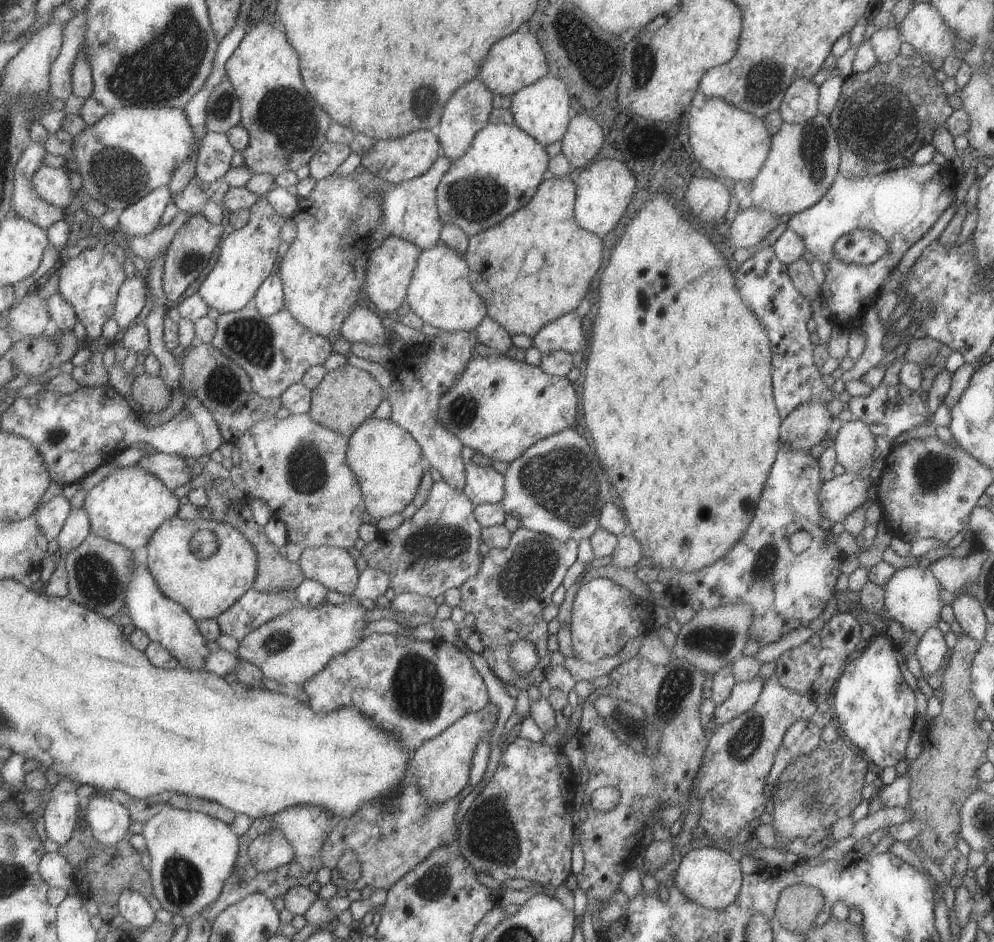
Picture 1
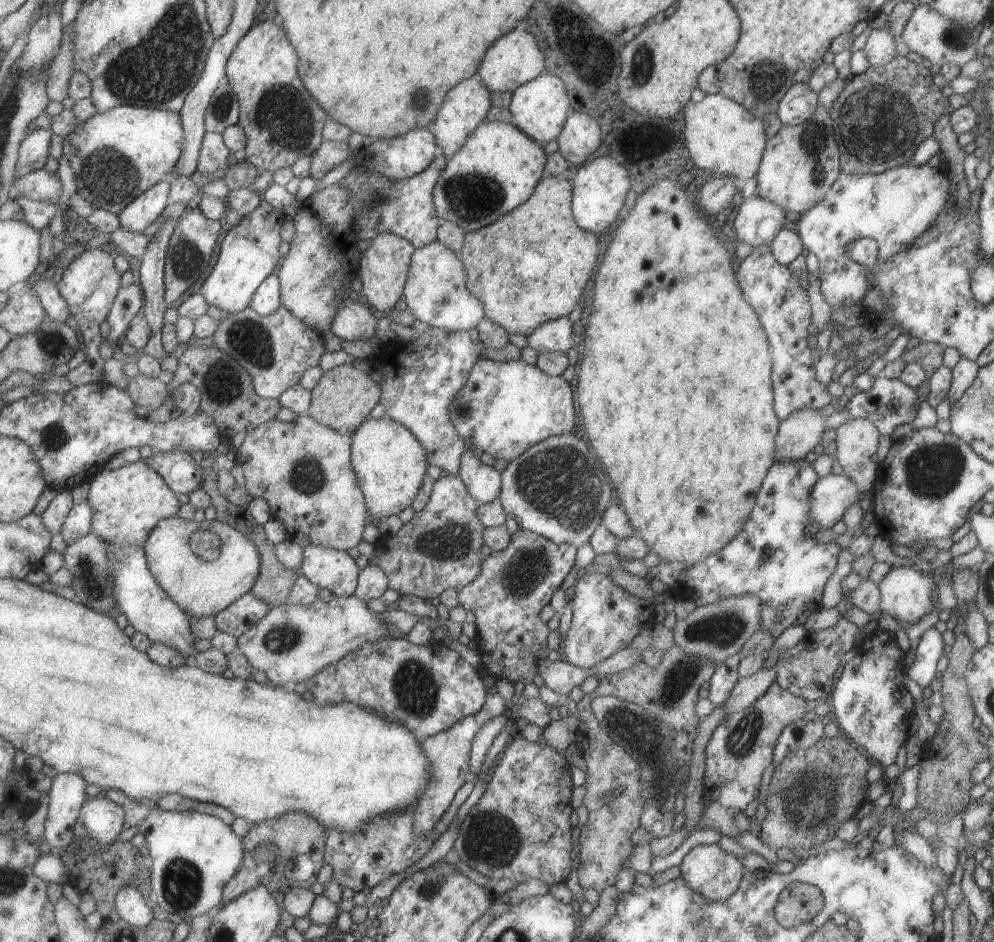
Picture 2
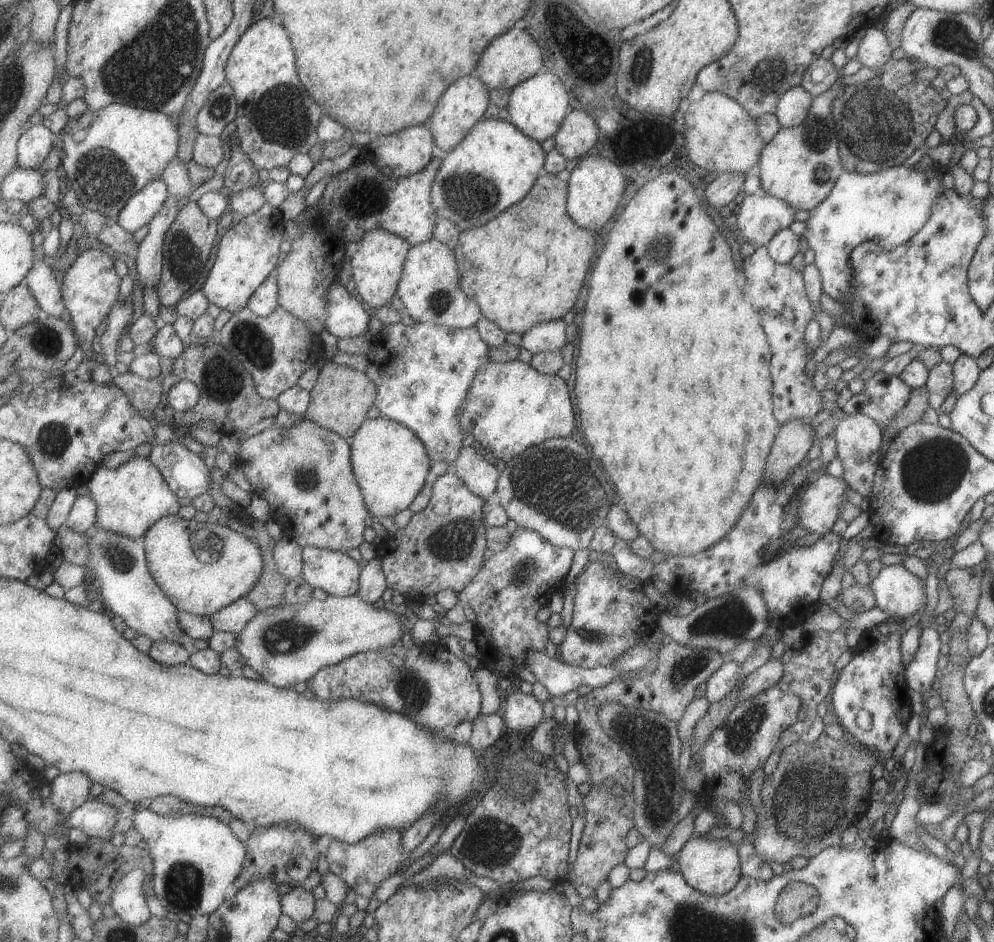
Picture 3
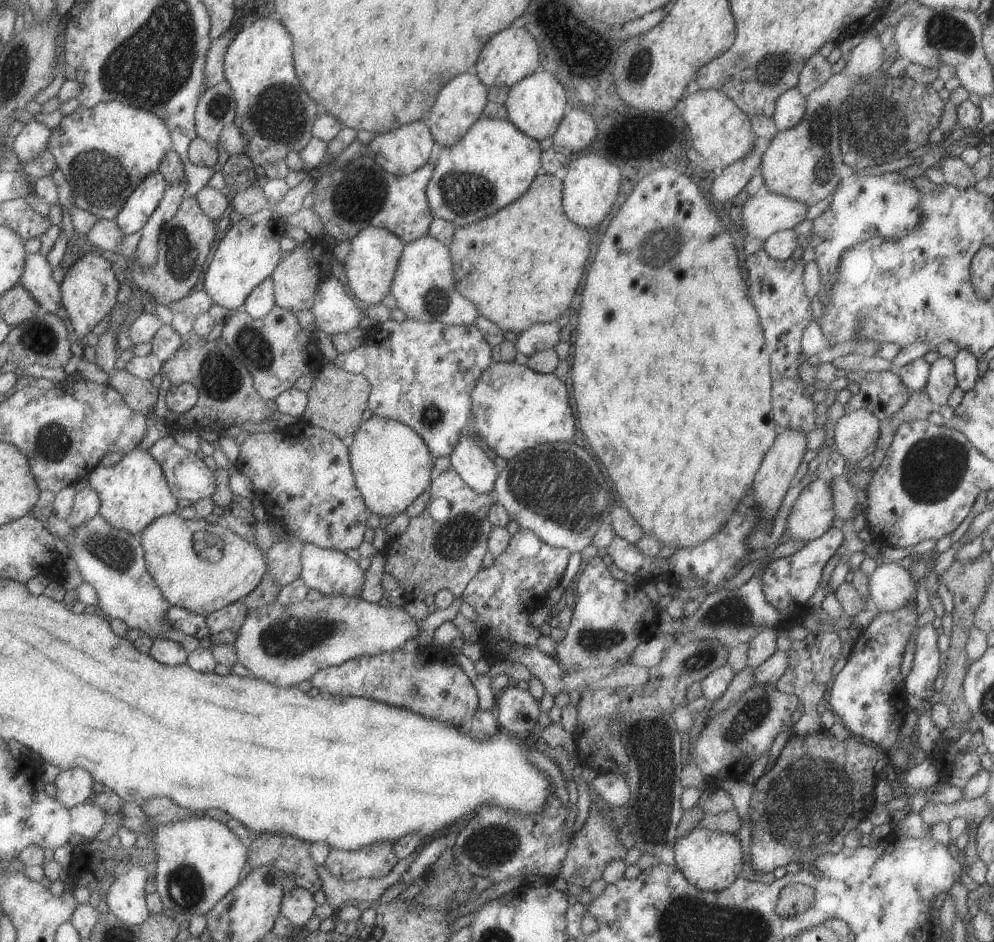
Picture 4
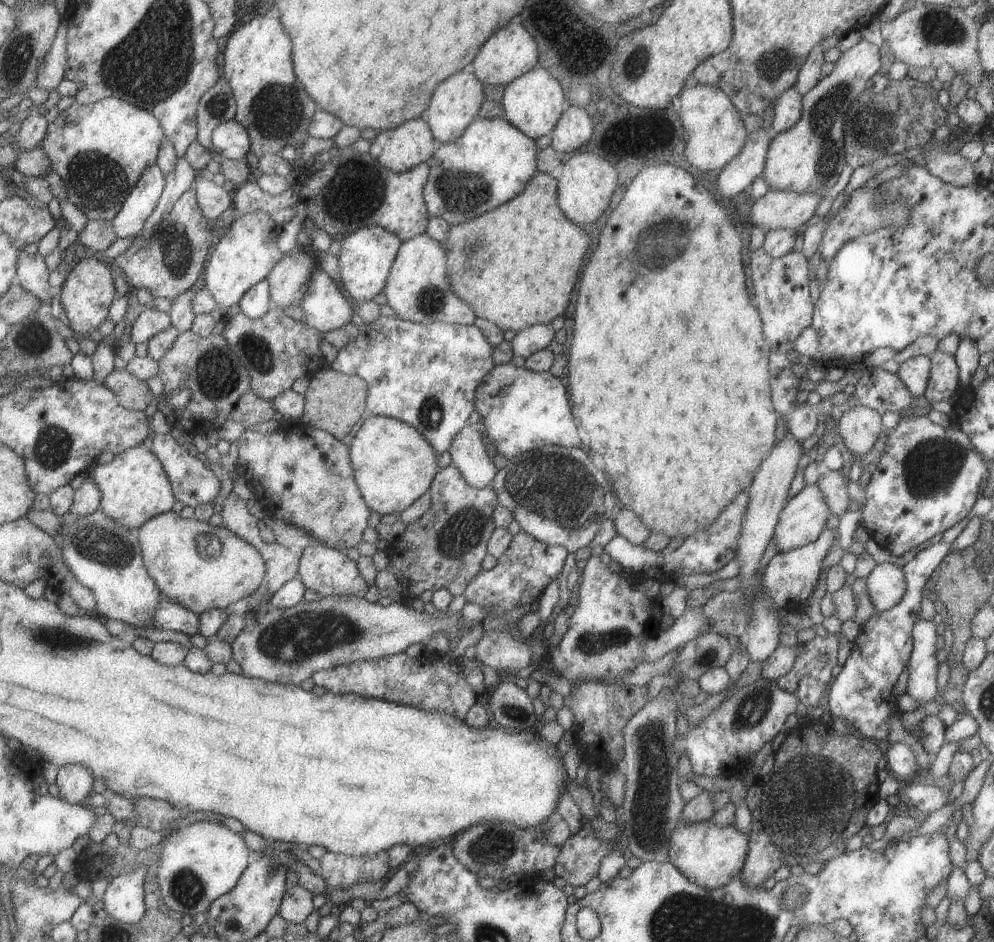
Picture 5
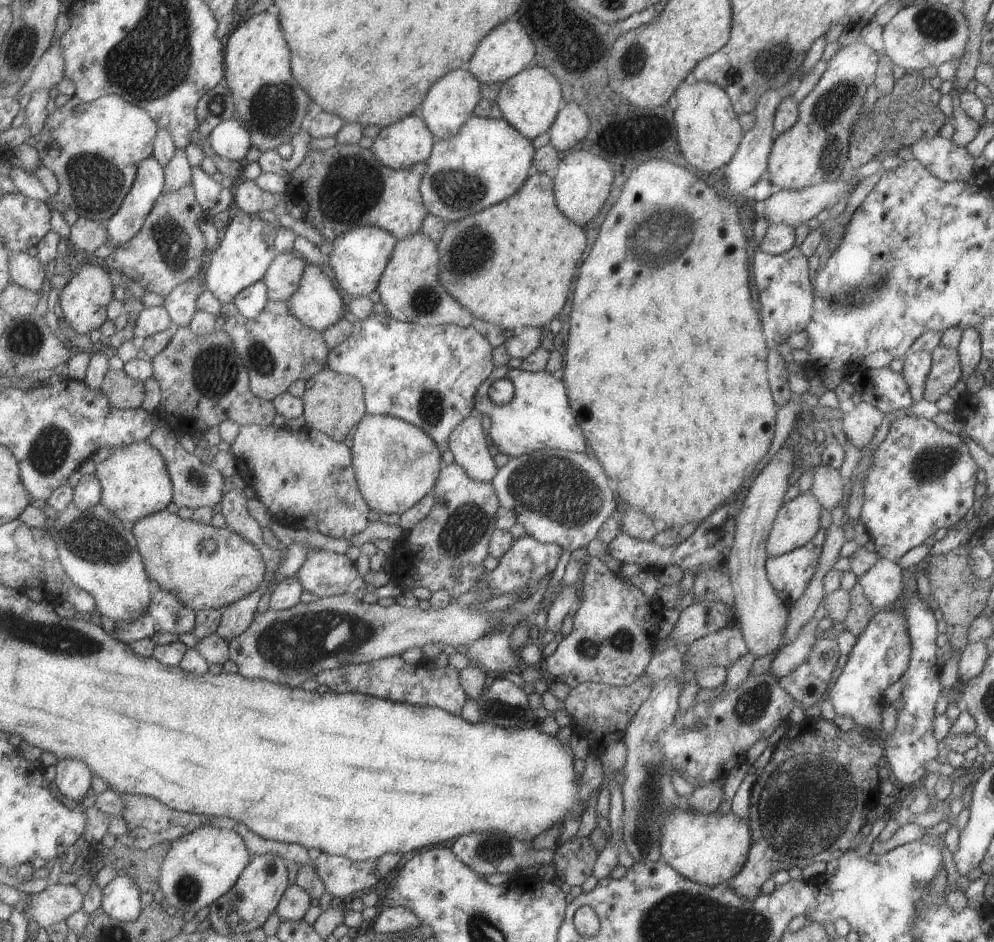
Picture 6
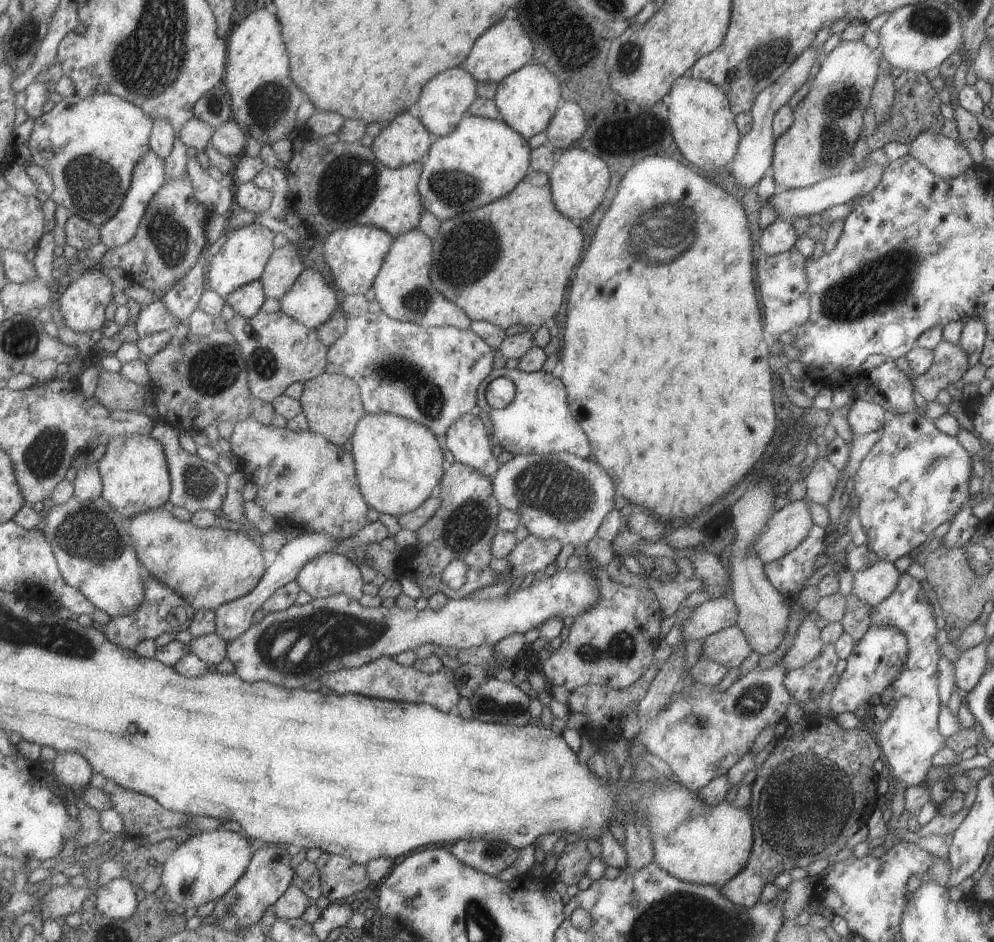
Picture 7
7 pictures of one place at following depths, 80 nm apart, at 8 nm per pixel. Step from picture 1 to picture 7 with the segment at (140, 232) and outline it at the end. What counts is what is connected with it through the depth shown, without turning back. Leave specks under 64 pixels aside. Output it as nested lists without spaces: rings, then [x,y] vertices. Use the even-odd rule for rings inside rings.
[[[153,150],[147,152],[147,155],[143,156],[143,159],[138,163],[138,167],[135,168],[134,180],[123,208],[119,210],[119,214],[114,219],[101,227],[102,243],[109,250],[124,246],[135,238],[135,234],[137,234],[139,226],[142,224],[143,216],[146,216],[147,208],[150,208],[151,200],[154,200],[155,194],[161,190],[163,184],[166,184],[166,180],[166,160]]]

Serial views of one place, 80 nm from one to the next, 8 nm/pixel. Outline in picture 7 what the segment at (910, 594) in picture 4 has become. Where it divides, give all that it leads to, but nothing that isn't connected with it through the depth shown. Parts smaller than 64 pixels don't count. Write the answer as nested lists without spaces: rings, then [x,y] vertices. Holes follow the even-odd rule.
[[[878,560],[863,570],[853,571],[850,593],[864,604],[875,606],[891,594],[899,574],[893,563]]]

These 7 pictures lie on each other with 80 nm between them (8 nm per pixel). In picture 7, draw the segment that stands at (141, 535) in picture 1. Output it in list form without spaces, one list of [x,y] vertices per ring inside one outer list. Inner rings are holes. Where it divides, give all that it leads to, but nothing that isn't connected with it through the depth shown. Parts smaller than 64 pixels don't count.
[[[152,435],[117,436],[106,445],[105,454],[98,464],[104,481],[101,498],[113,505],[123,517],[130,518],[162,508],[165,502],[170,501],[172,479],[166,449]]]

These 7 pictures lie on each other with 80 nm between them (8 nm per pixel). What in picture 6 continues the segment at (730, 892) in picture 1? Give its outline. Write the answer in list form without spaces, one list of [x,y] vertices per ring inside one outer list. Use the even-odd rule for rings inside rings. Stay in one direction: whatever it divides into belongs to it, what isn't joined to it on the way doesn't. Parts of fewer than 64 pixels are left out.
[[[671,808],[659,830],[659,860],[671,866],[679,876],[700,885],[713,887],[728,882],[743,868],[751,846],[747,820],[739,820],[731,811],[721,814],[692,812],[689,808]]]

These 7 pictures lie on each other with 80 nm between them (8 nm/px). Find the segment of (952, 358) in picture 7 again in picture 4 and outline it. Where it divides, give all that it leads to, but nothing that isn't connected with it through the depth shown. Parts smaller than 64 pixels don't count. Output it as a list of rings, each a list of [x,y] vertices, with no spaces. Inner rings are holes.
[[[939,355],[939,358],[930,365],[924,391],[931,403],[940,407],[947,403],[947,399],[955,387],[955,368],[952,360]]]

